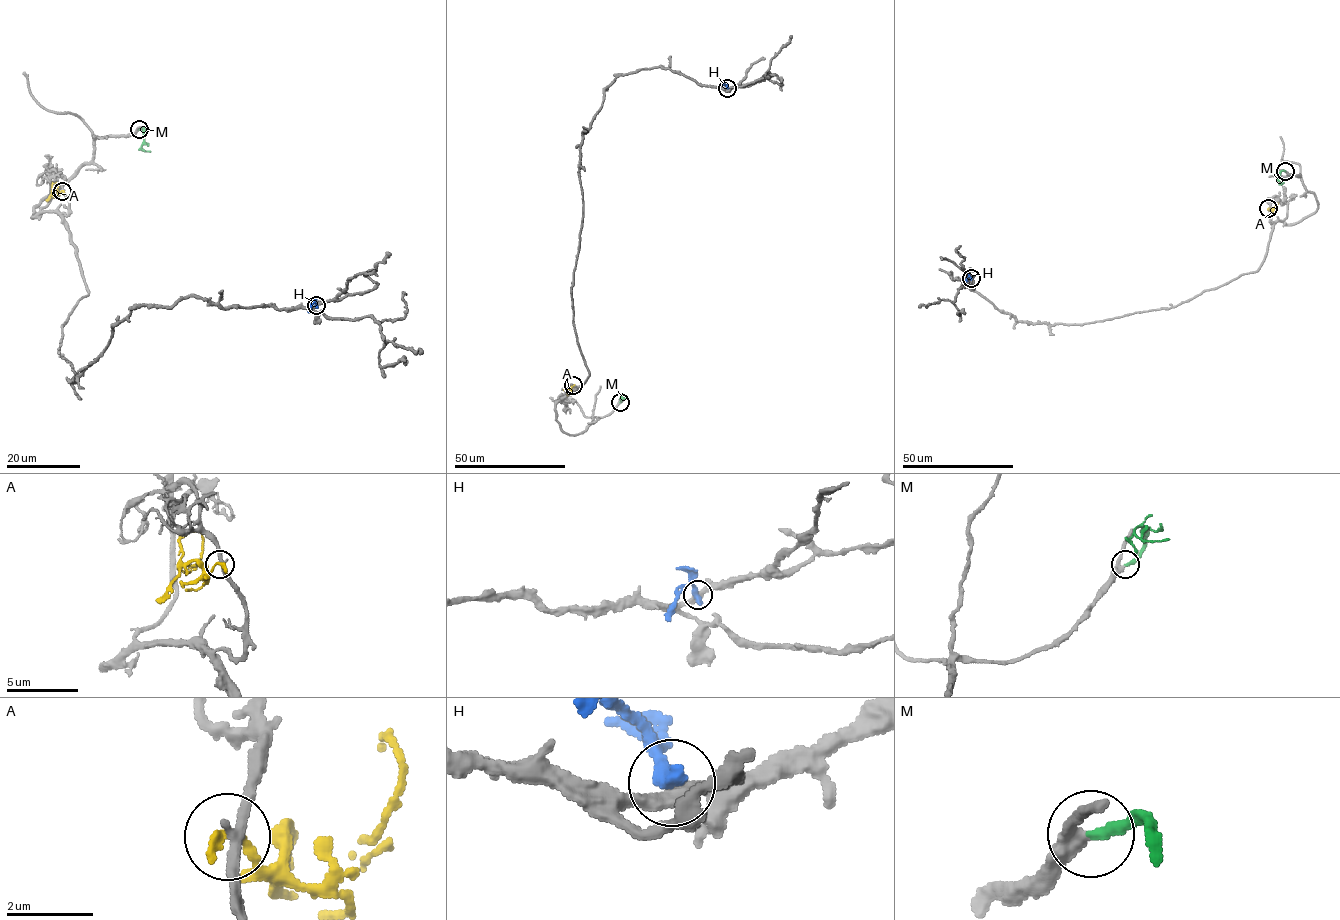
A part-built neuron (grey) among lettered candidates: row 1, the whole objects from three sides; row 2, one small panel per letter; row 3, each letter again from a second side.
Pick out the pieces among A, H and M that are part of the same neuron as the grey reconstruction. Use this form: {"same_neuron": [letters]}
{"same_neuron": ["M"]}

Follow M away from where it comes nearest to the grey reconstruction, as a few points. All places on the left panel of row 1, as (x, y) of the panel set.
M: (138, 129), (143, 128), (141, 149), (150, 151)

